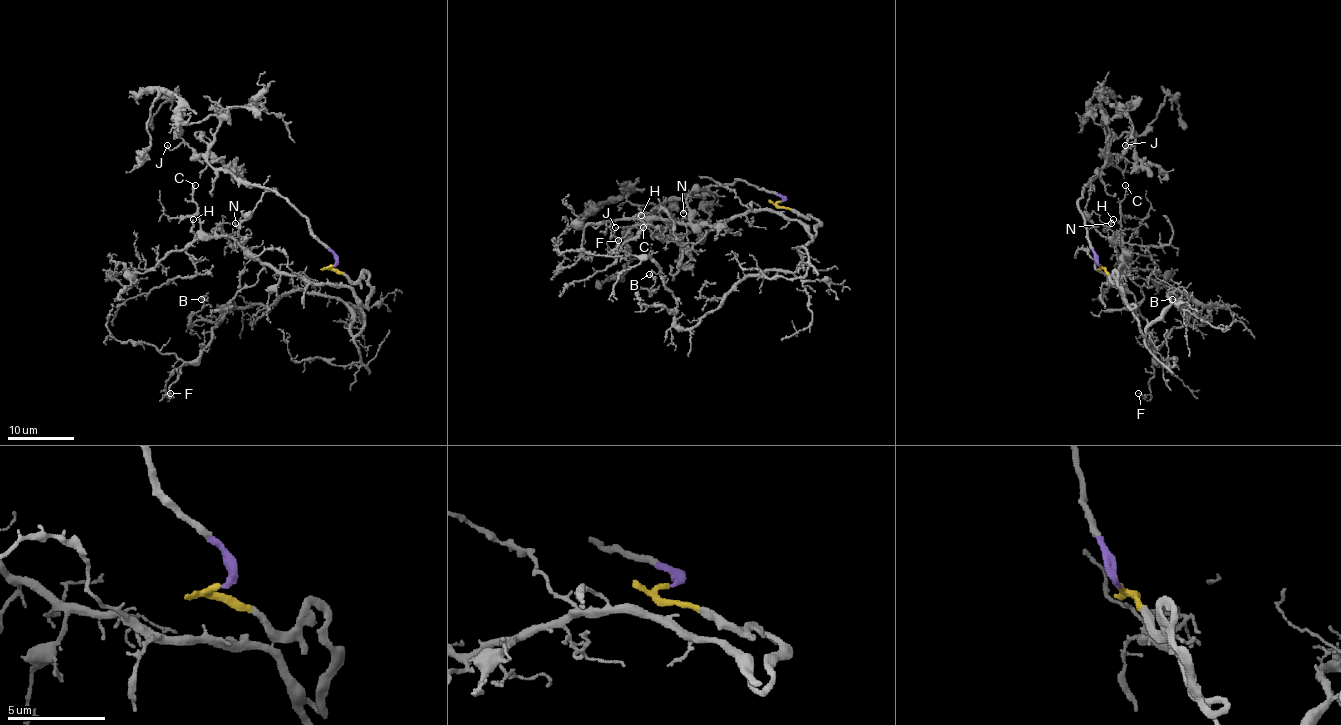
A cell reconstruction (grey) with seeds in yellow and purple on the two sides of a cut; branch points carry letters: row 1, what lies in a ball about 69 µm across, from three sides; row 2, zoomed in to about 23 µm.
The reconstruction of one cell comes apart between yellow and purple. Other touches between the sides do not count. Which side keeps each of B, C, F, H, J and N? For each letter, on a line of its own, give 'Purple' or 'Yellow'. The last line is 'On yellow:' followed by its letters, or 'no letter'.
B: Yellow
C: Yellow
F: Yellow
H: Yellow
J: Purple
N: Yellow
On yellow: B, C, F, H, N

